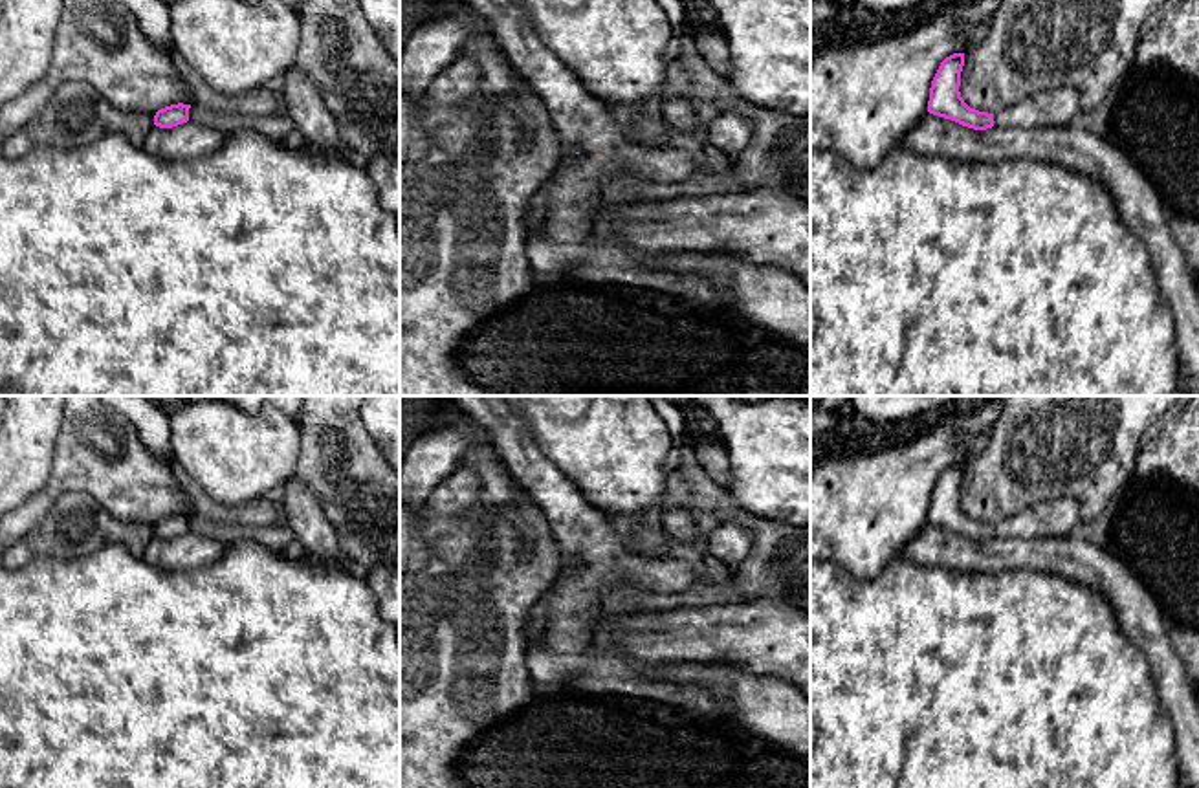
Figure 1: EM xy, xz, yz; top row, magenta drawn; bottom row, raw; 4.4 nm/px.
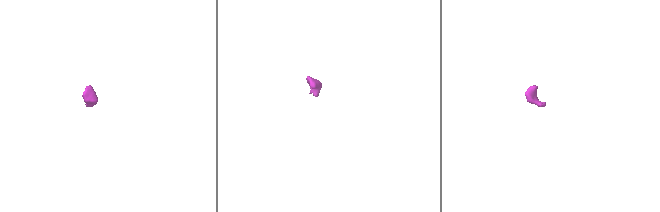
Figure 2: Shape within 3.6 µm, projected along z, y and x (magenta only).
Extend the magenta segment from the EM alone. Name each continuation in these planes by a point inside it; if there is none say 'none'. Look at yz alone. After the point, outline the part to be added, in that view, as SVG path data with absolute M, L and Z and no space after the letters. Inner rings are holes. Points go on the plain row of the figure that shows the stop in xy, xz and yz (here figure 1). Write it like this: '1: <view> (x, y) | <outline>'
1: yz (1060, 517) | M1072 498L1040 502L994 524L994 537L1067 537L1078 531L1080 508Z

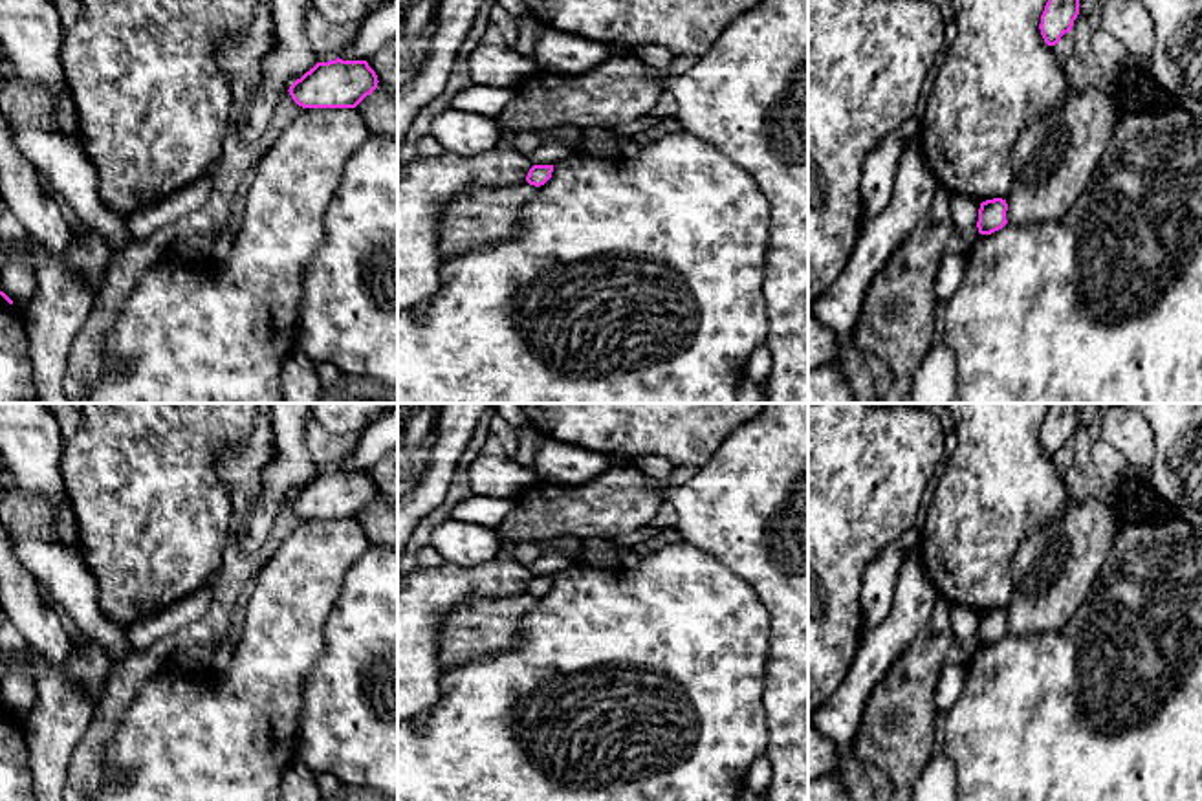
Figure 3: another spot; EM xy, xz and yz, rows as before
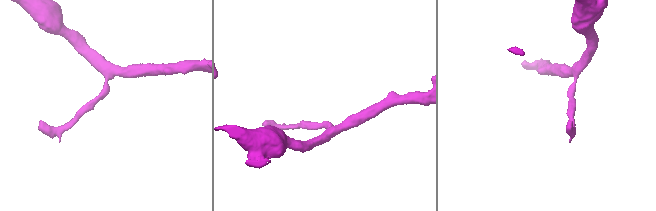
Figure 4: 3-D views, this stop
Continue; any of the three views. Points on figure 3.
1: yz (1109, 708) | M1178 515L1162 522L1121 522L1090 592L1063 629L1006 634L977 649L966 684L945 713L942 750L955 764L956 801L1202 801L1202 526Z

